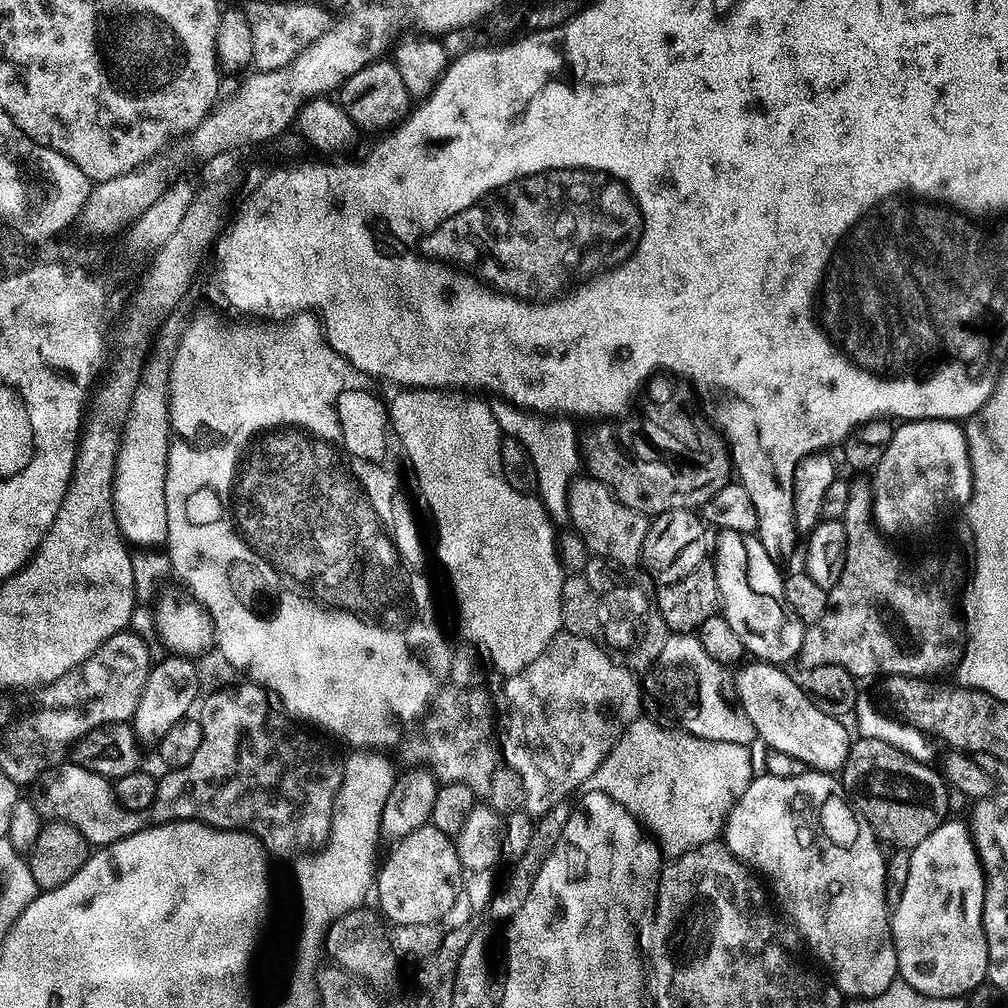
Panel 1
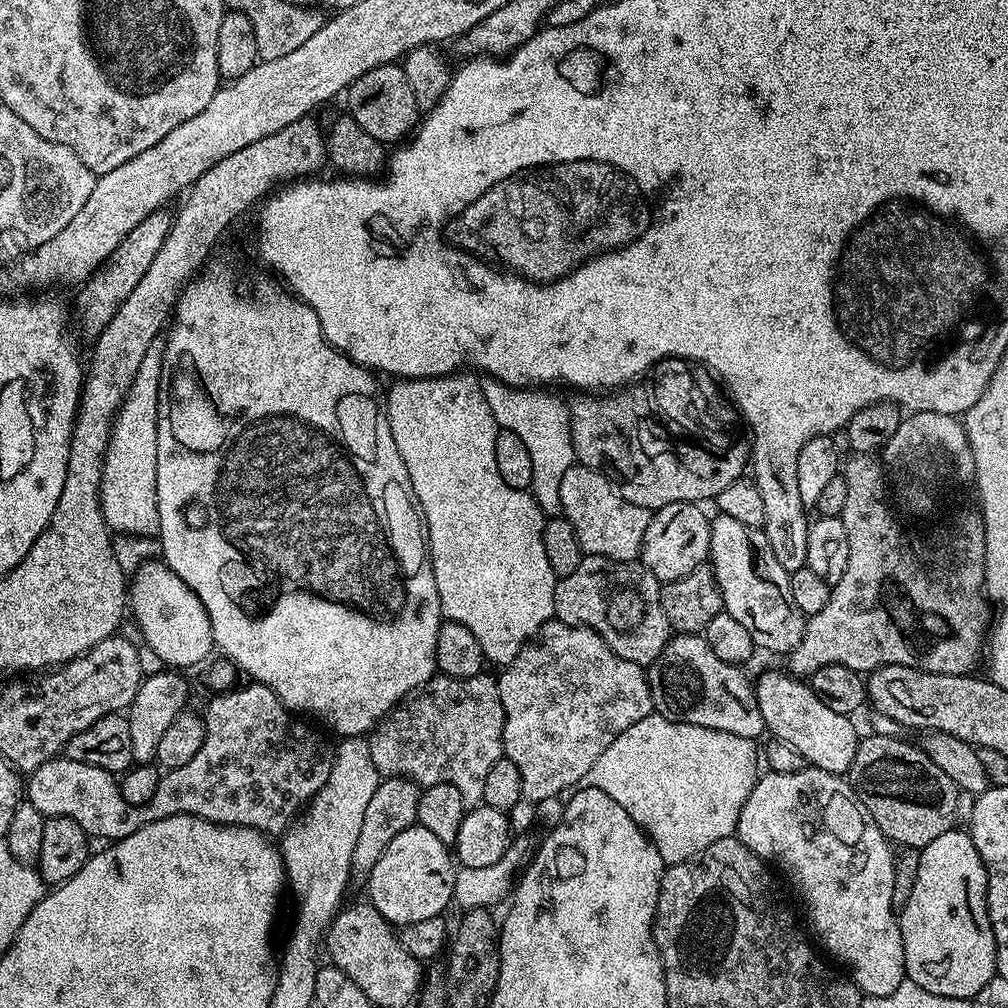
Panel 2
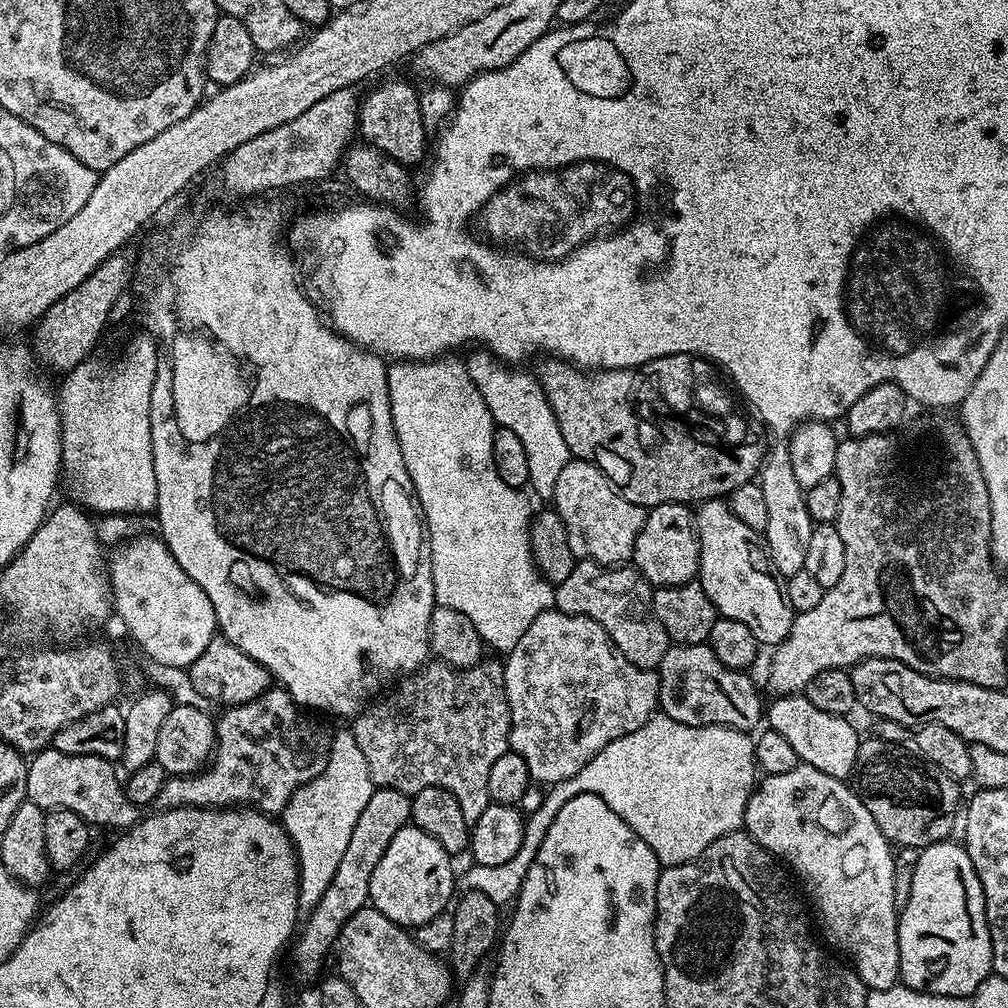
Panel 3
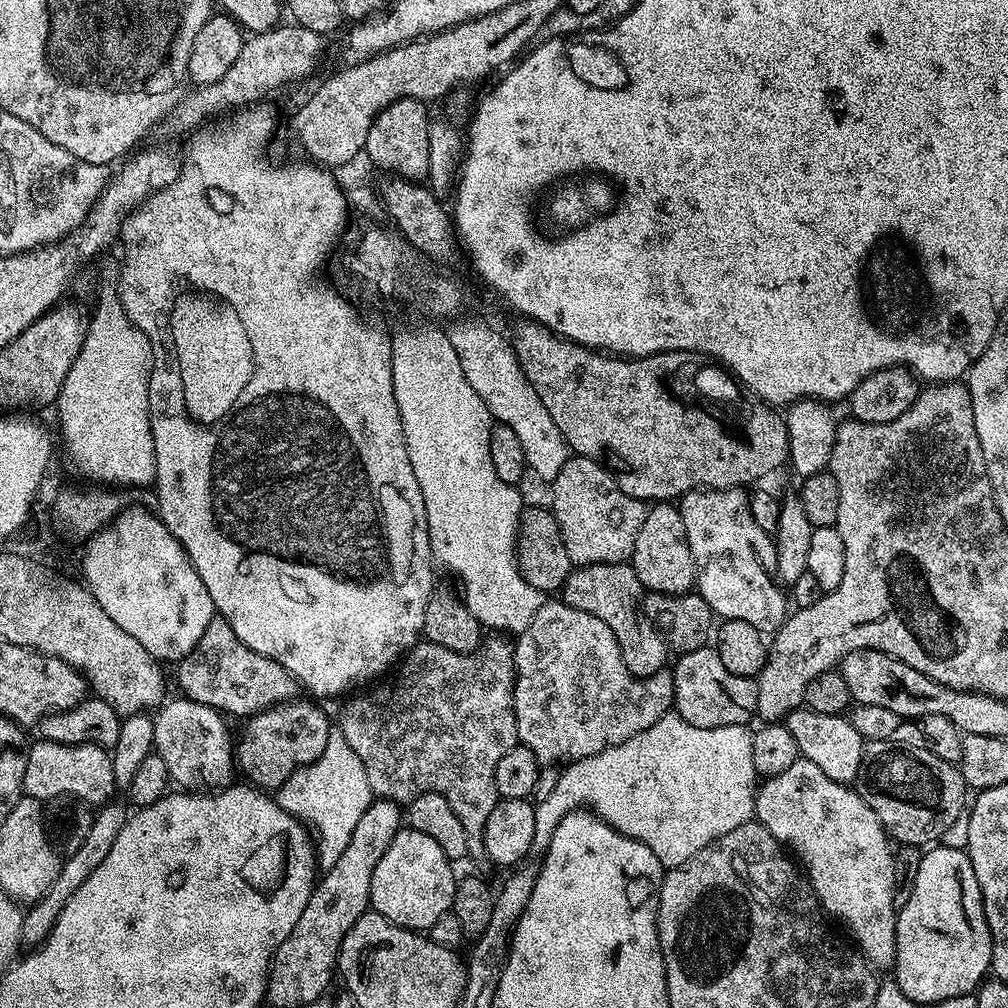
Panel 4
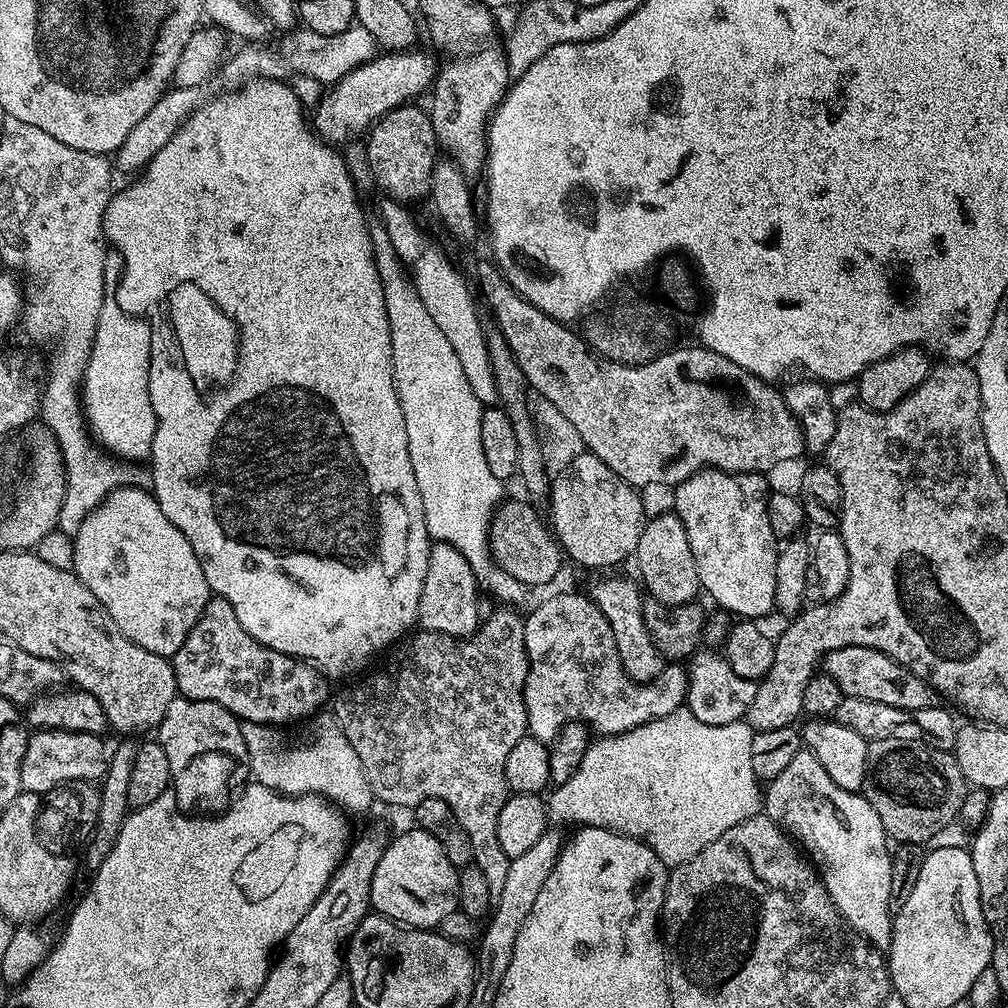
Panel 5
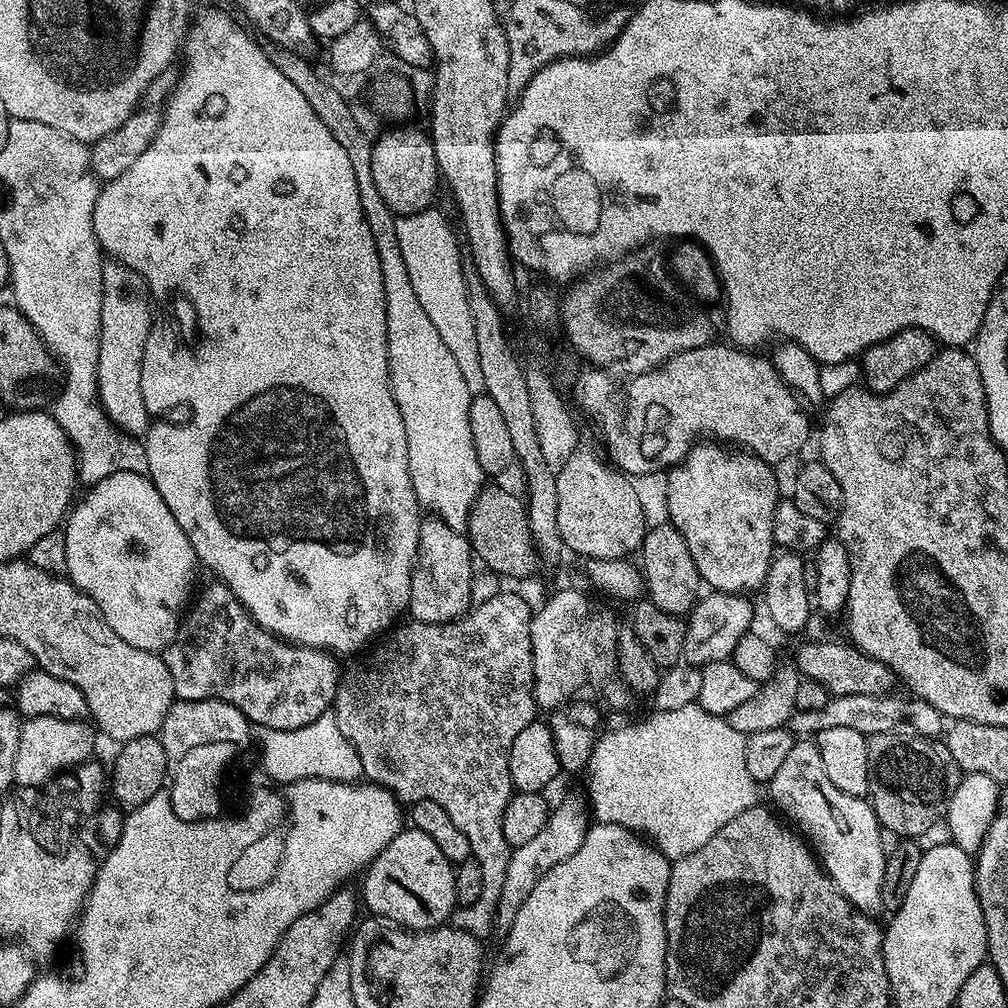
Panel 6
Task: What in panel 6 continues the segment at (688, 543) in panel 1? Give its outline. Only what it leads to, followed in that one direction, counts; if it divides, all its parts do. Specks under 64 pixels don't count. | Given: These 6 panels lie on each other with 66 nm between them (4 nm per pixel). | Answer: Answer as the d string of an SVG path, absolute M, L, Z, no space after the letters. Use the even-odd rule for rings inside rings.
M653 523L649 527L644 533L644 545L638 549L638 564L642 569L643 583L646 585L646 596L654 602L654 606L658 606L658 610L688 614L702 596L698 566L694 566L694 558L690 554L690 546L686 546L686 538L678 534L672 523L663 523Z

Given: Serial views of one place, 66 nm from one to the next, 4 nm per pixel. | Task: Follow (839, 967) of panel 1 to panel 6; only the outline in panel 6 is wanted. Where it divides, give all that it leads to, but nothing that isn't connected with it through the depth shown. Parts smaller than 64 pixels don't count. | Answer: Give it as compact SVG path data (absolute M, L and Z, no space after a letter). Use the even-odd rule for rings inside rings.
M808 738L797 739L790 754L782 761L778 774L774 774L774 778L768 781L766 791L772 795L771 803L810 841L815 855L836 889L859 912L879 913L886 857L885 837L871 803L867 799L838 790L838 786L830 782L816 743Z

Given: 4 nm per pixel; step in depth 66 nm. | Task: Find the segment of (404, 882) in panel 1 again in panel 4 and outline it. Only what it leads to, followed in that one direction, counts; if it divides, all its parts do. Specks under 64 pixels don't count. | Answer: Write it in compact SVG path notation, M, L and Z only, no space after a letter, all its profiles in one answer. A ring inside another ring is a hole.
M401 827L378 866L374 866L374 878L370 882L371 911L382 914L399 928L431 930L442 914L452 911L458 876L452 873L451 867L448 856L442 854L442 846L434 838L413 828Z

